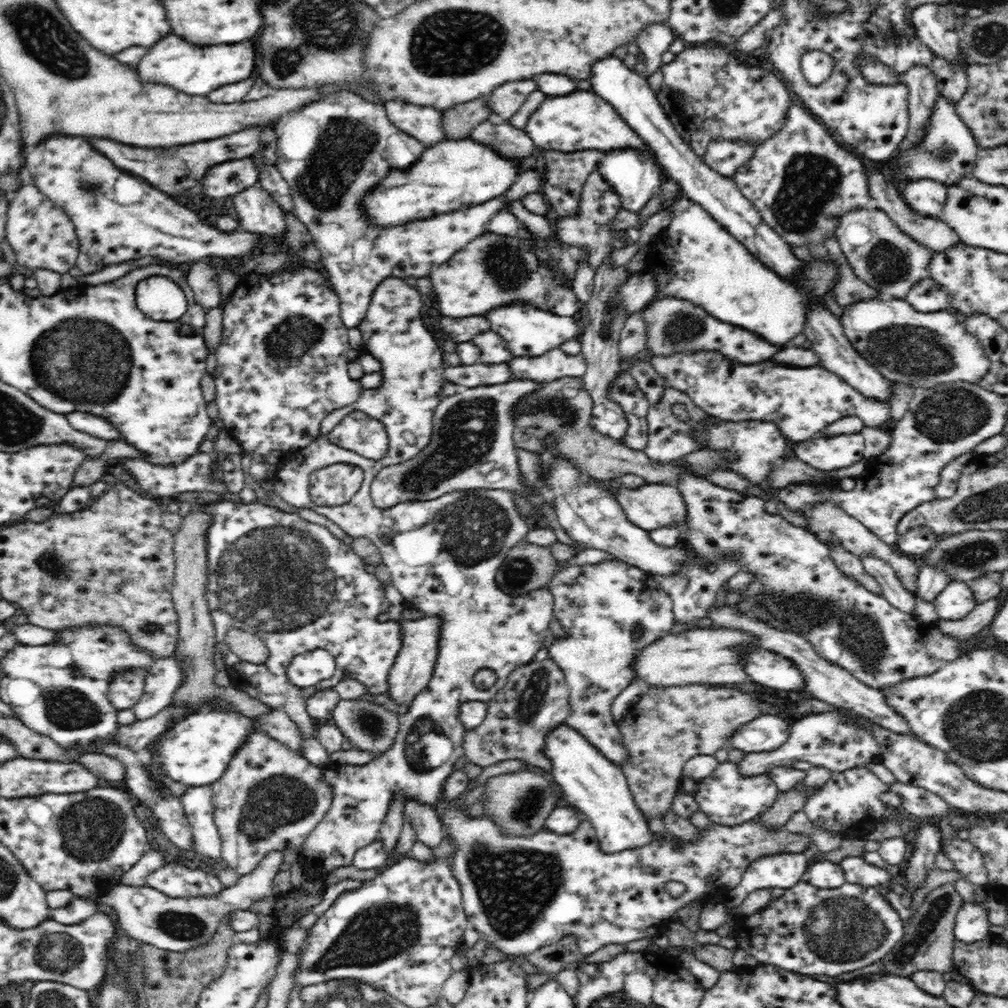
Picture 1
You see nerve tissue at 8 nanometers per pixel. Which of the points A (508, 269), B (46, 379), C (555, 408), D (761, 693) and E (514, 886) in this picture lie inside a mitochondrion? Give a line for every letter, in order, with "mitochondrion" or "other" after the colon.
A: mitochondrion
B: mitochondrion
C: mitochondrion
D: other
E: mitochondrion

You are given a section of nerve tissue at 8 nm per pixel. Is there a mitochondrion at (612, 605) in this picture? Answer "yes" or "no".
no

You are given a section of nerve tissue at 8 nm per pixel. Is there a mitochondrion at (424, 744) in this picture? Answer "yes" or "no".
yes

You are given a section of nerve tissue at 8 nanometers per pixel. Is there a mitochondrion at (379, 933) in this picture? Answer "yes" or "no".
yes

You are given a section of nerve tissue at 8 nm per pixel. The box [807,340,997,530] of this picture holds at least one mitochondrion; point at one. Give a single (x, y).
(950, 413)

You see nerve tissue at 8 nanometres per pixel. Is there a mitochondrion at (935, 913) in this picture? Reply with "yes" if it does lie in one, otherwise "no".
yes

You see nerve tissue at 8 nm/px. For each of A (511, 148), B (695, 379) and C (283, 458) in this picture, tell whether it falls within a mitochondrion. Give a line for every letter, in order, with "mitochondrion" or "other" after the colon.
A: mitochondrion
B: other
C: other

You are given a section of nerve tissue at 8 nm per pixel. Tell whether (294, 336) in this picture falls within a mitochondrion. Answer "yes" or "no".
yes

